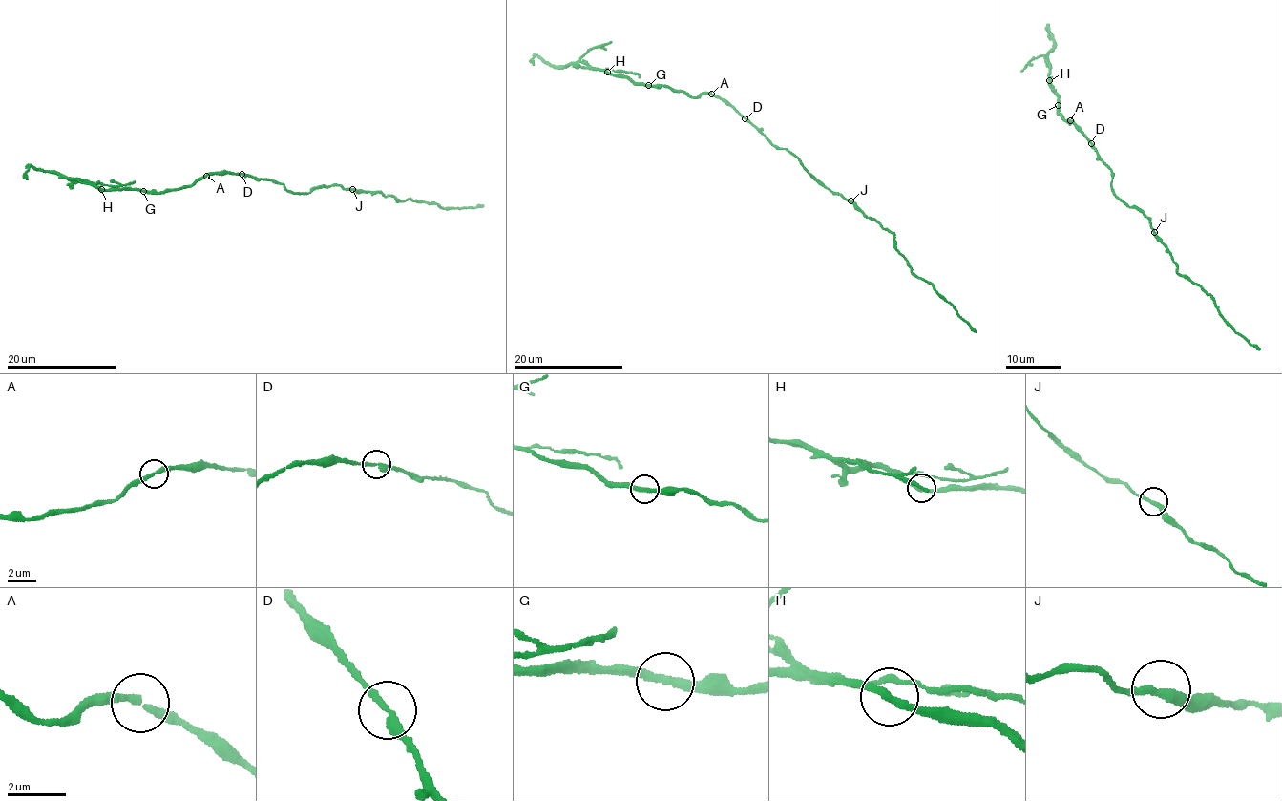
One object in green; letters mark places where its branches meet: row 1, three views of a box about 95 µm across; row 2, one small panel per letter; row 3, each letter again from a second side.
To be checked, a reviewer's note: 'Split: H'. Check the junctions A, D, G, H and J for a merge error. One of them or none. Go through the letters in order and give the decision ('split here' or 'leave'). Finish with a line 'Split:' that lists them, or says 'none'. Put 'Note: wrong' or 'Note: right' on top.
Note: right
A: leave
D: leave
G: leave
H: split here
J: leave
Split: H

